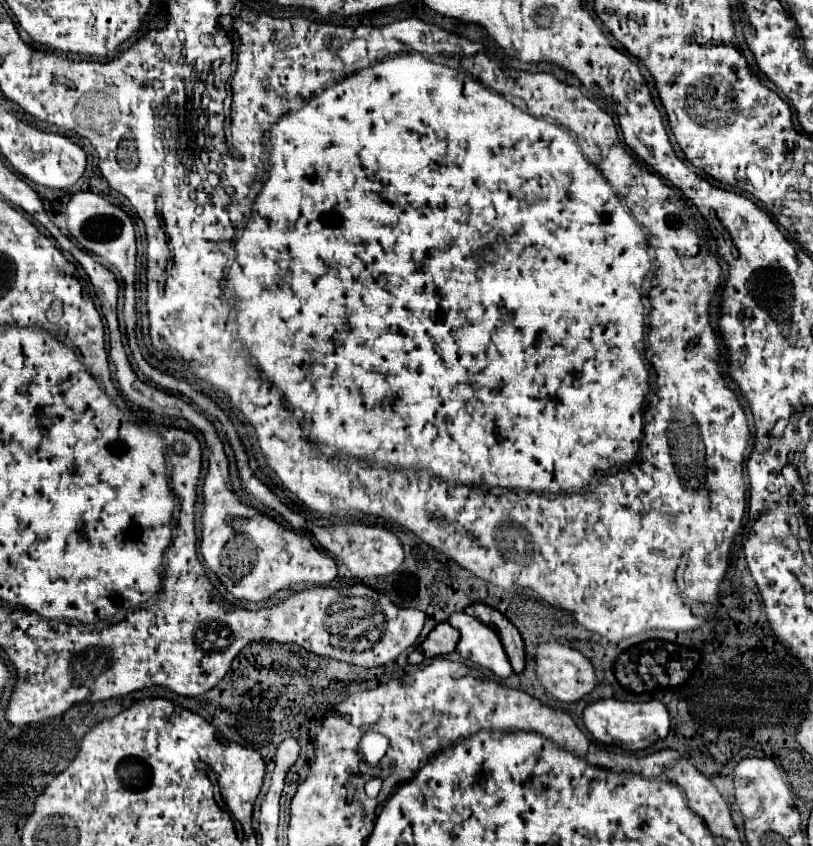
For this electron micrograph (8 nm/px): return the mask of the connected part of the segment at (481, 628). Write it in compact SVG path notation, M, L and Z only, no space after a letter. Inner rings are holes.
M451 613L447 621L461 633L455 649L461 657L469 655L471 661L491 669L499 677L509 677L513 673L507 655L503 653L503 645L499 637L495 637L495 631L487 629L487 625L467 613Z

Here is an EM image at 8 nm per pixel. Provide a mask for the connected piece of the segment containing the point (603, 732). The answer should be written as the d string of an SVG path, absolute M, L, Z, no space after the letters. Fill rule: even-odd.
M599 699L583 709L583 723L597 743L613 745L623 751L641 751L651 747L655 741L665 739L669 733L669 713L667 707L657 701L619 701L619 699Z

